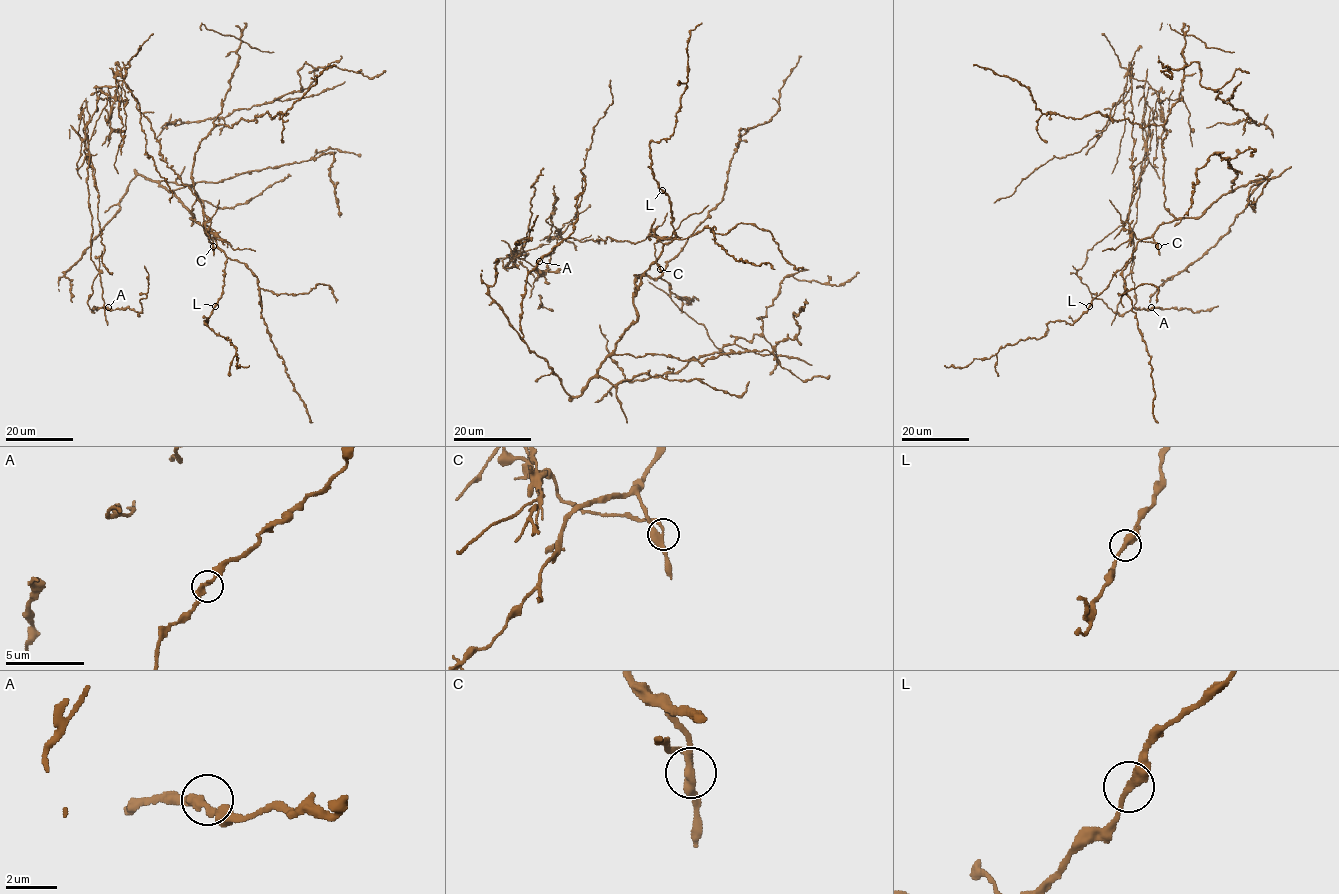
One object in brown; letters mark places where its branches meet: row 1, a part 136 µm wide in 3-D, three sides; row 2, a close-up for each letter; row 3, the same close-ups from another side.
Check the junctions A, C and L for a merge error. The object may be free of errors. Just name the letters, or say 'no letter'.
C

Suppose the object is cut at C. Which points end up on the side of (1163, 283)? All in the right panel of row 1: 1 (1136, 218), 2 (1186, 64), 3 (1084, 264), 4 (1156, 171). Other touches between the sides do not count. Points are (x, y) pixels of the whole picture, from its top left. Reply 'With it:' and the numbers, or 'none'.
With it: 2

